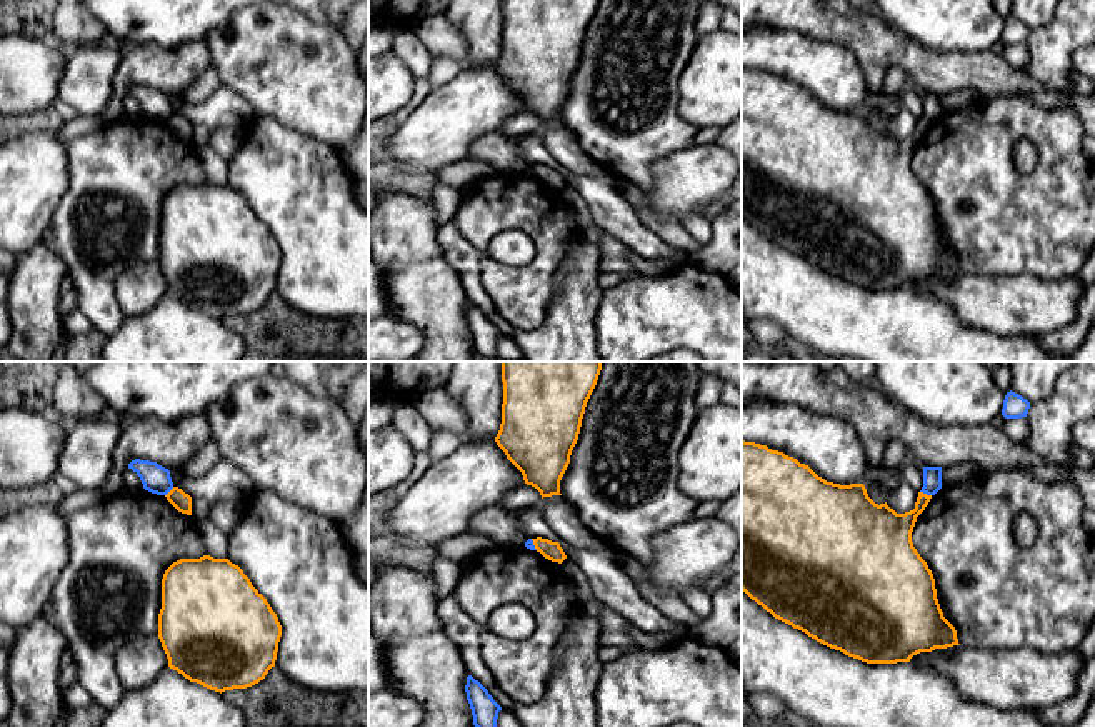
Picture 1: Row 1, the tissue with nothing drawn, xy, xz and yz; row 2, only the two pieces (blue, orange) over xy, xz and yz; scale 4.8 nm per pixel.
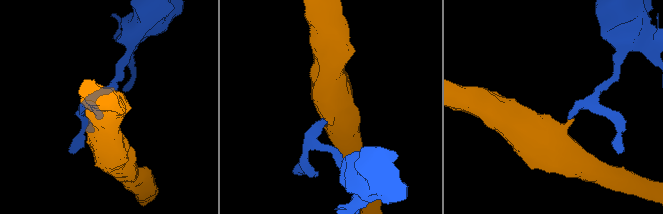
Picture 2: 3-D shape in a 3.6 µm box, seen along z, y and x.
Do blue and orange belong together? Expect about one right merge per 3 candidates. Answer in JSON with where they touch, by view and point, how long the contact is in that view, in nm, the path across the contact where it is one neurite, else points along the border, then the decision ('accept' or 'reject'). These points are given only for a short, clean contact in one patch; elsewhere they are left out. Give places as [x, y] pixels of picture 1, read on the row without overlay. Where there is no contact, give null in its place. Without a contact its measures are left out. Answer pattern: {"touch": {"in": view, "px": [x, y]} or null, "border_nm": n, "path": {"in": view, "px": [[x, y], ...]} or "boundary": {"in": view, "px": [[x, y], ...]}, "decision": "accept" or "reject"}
{"touch": {"in": "yz", "px": [925, 119]}, "border_nm": 60, "boundary": {"in": "yz", "px": [[920, 117], [930, 122]]}, "decision": "reject"}

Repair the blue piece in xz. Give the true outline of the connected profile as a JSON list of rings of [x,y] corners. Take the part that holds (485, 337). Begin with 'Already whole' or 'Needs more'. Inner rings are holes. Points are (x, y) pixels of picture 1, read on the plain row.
Already whole. [[[472,302],[467,303],[465,318],[472,335],[473,352],[482,358],[495,360],[497,345],[502,333],[493,327],[488,317]]]

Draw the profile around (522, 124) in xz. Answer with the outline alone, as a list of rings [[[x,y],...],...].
[[[520,112],[507,118],[502,132],[513,138],[522,138],[530,133],[538,133],[542,128],[540,118],[532,112]]]

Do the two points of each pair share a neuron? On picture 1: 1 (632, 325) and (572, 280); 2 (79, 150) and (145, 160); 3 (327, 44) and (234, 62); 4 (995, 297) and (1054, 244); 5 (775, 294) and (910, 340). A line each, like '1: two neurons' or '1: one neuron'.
1: two neurons
2: one neuron
3: one neuron
4: two neurons
5: one neuron

